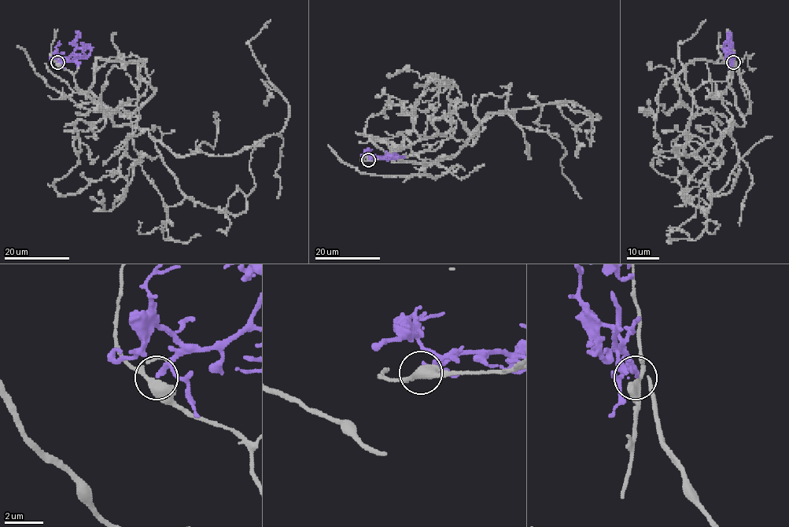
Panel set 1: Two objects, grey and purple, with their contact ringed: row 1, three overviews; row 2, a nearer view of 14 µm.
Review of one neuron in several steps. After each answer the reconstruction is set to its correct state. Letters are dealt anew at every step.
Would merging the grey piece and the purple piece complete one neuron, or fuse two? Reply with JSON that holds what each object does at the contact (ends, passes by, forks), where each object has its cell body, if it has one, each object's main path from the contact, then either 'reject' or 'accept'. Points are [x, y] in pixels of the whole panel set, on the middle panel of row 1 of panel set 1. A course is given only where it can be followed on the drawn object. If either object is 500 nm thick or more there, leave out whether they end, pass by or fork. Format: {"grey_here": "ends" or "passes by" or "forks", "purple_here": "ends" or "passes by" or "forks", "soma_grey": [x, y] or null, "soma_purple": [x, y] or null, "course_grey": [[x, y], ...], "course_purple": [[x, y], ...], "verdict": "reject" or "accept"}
{"grey_here": "forks", "purple_here": "ends", "soma_grey": null, "soma_purple": null, "course_grey": [[368, 160], [424, 171], [400, 158], [465, 105], [444, 136], [417, 109]], "course_purple": [[368, 160], [374, 156], [404, 157]], "verdict": "reject"}

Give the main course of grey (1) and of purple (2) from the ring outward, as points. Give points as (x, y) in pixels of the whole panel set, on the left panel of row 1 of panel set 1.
1: (57, 62), (115, 127), (88, 94), (95, 61), (145, 60), (116, 206), (129, 184), (106, 171)
2: (57, 62), (68, 57), (77, 47), (93, 46)

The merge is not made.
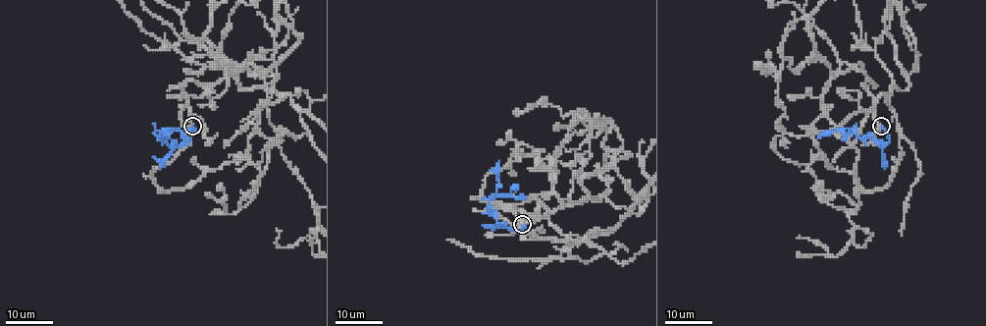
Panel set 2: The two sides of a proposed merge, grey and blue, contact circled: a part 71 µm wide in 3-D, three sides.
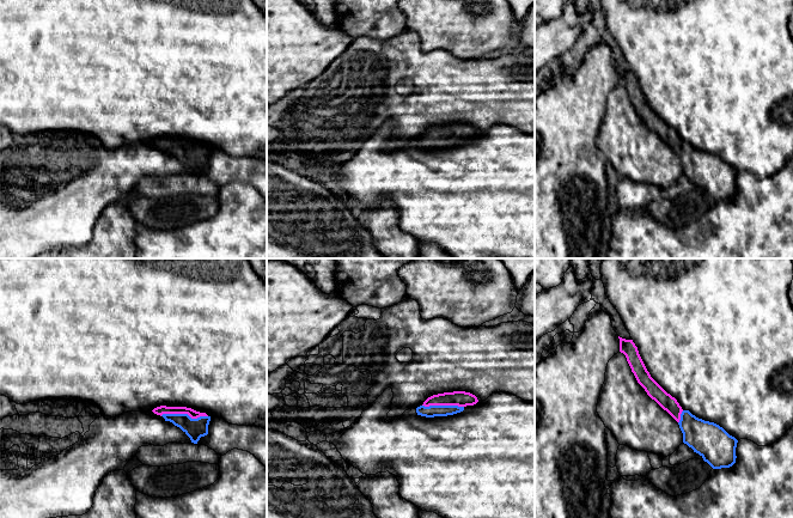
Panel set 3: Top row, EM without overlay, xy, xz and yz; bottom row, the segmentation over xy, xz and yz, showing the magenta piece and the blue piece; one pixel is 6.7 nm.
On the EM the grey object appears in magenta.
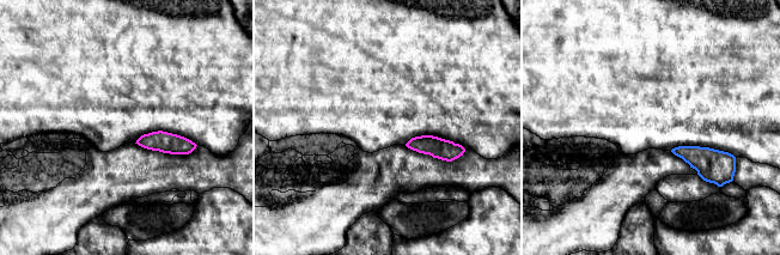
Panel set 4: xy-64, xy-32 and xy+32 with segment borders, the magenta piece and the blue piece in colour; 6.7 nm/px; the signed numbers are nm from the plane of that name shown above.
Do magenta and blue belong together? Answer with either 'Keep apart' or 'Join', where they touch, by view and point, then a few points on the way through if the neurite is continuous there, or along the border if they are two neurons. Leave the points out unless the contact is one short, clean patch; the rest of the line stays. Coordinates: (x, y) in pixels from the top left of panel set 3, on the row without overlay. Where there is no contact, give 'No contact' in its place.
Join. Touches magenta at xy (184, 145). Path across: xy (163, 141), (168, 145), (184, 145), (195, 160)

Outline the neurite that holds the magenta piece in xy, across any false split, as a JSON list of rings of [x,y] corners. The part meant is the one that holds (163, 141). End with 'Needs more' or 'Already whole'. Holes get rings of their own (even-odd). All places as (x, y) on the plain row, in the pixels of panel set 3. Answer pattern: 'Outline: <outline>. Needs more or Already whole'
Outline: [[[166,138],[157,139],[152,144],[163,148],[165,153],[170,153],[179,159],[194,176],[197,176],[201,169],[208,166],[211,148],[206,145],[200,145],[187,139]]]. Needs more

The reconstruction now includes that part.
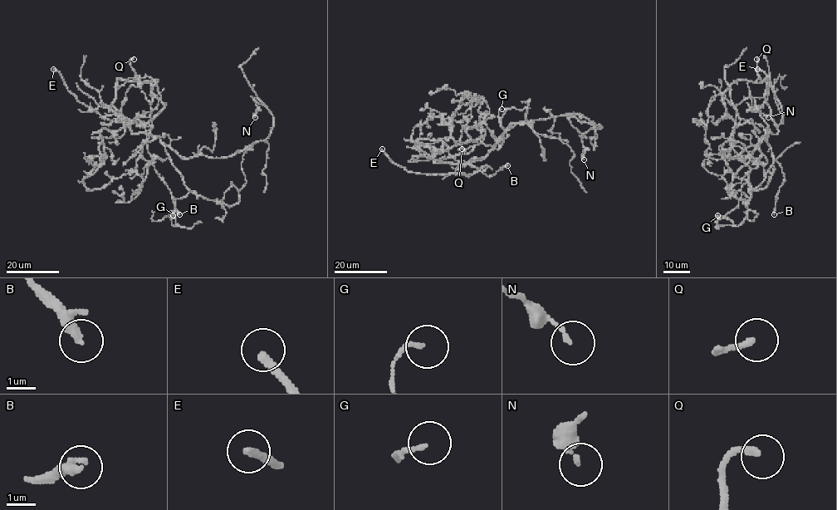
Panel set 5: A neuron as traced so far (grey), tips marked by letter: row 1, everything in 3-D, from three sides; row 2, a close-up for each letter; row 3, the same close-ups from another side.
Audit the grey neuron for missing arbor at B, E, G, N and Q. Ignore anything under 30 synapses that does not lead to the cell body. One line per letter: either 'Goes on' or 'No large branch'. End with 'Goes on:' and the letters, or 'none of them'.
B: No large branch
E: Goes on
G: No large branch
N: No large branch
Q: Goes on
Goes on: E, Q

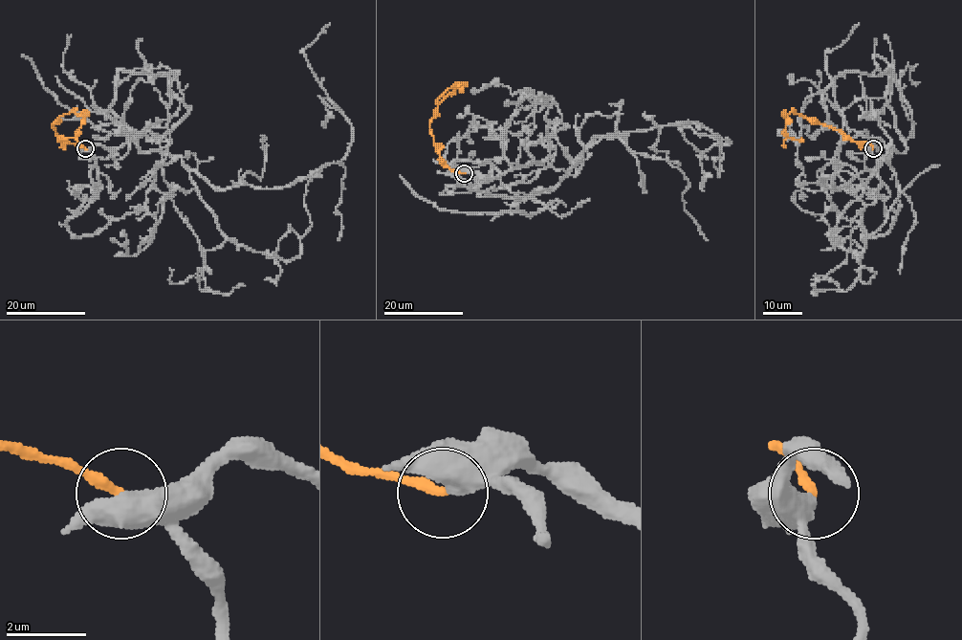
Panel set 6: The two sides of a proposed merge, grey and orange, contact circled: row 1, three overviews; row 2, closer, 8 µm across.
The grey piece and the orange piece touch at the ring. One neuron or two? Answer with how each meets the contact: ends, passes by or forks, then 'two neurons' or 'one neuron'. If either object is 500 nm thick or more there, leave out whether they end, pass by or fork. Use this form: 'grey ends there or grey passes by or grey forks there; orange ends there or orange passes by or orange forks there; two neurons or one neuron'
one neuron

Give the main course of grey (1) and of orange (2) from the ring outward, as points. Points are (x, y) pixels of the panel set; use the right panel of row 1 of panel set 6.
1: (873, 148), (825, 112), (849, 72), (888, 73), (907, 148), (826, 187), (844, 118), (825, 55), (858, 23)
2: (873, 148), (869, 143), (849, 140), (839, 130), (791, 111), (785, 117), (785, 135), (802, 141)

